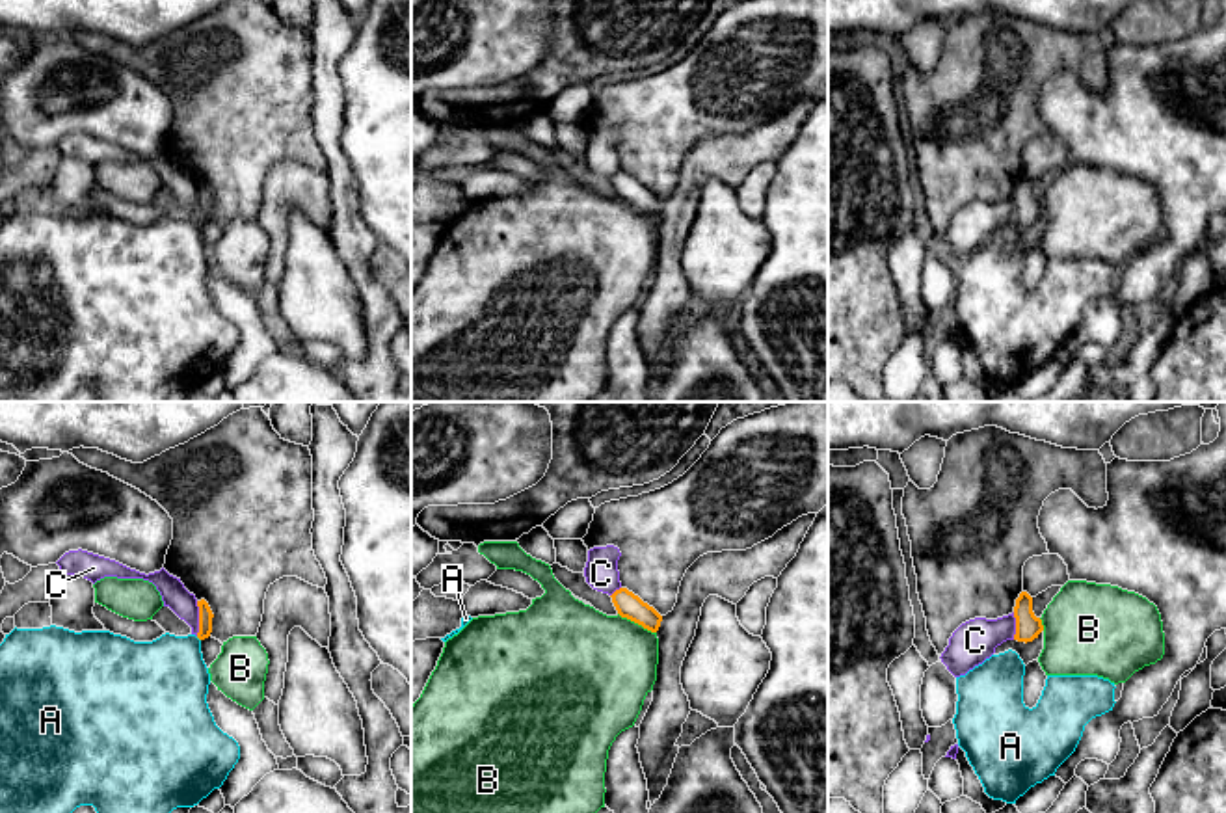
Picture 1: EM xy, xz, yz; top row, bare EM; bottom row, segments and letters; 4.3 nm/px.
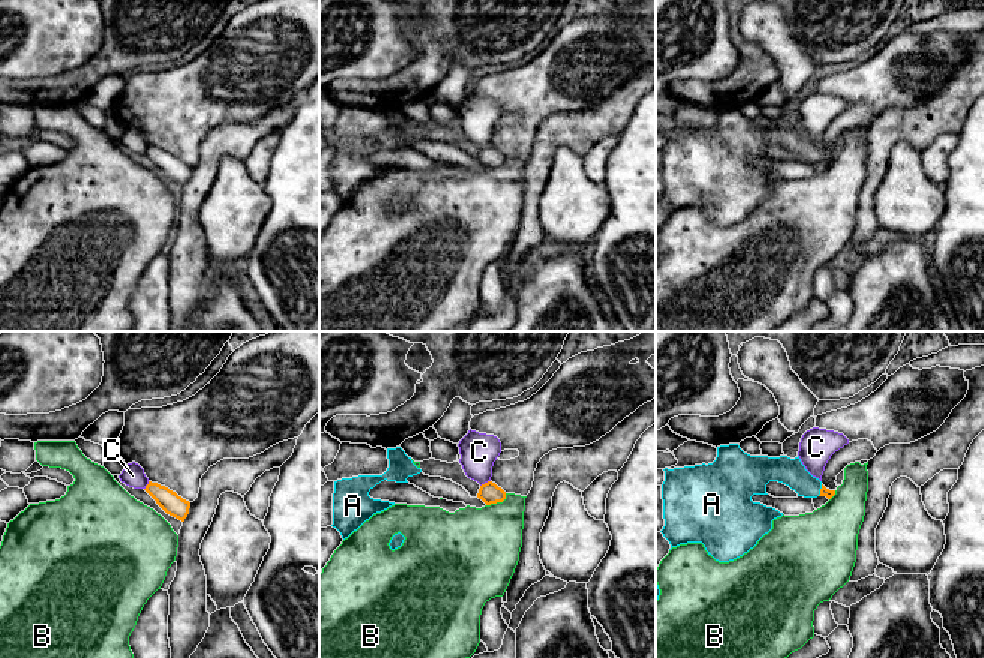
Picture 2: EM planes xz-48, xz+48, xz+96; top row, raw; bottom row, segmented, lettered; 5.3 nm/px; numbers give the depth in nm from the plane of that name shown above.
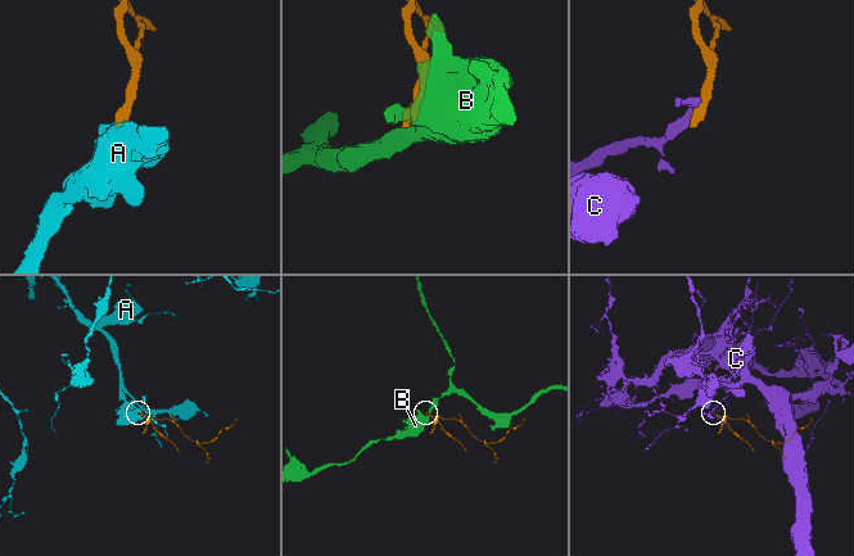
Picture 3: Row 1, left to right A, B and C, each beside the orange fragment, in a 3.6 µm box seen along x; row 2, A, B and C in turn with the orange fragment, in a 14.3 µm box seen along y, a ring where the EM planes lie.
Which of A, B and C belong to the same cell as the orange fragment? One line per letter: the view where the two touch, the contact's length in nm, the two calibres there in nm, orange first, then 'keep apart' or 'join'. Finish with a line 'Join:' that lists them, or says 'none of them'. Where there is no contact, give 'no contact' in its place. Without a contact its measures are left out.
A: no contact | join
B: xz | 190 nm | 110/460 nm | keep apart
C: xy | 150 nm | 60/110 nm | keep apart
Join: A

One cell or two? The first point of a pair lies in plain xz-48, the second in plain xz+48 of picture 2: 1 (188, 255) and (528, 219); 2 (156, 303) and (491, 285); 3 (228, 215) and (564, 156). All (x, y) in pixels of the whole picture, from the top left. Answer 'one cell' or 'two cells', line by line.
1: one cell
2: one cell
3: one cell

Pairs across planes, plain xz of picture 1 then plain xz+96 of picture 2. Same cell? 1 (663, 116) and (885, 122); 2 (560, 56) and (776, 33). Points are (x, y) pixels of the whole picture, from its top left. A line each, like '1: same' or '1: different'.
1: different
2: different

